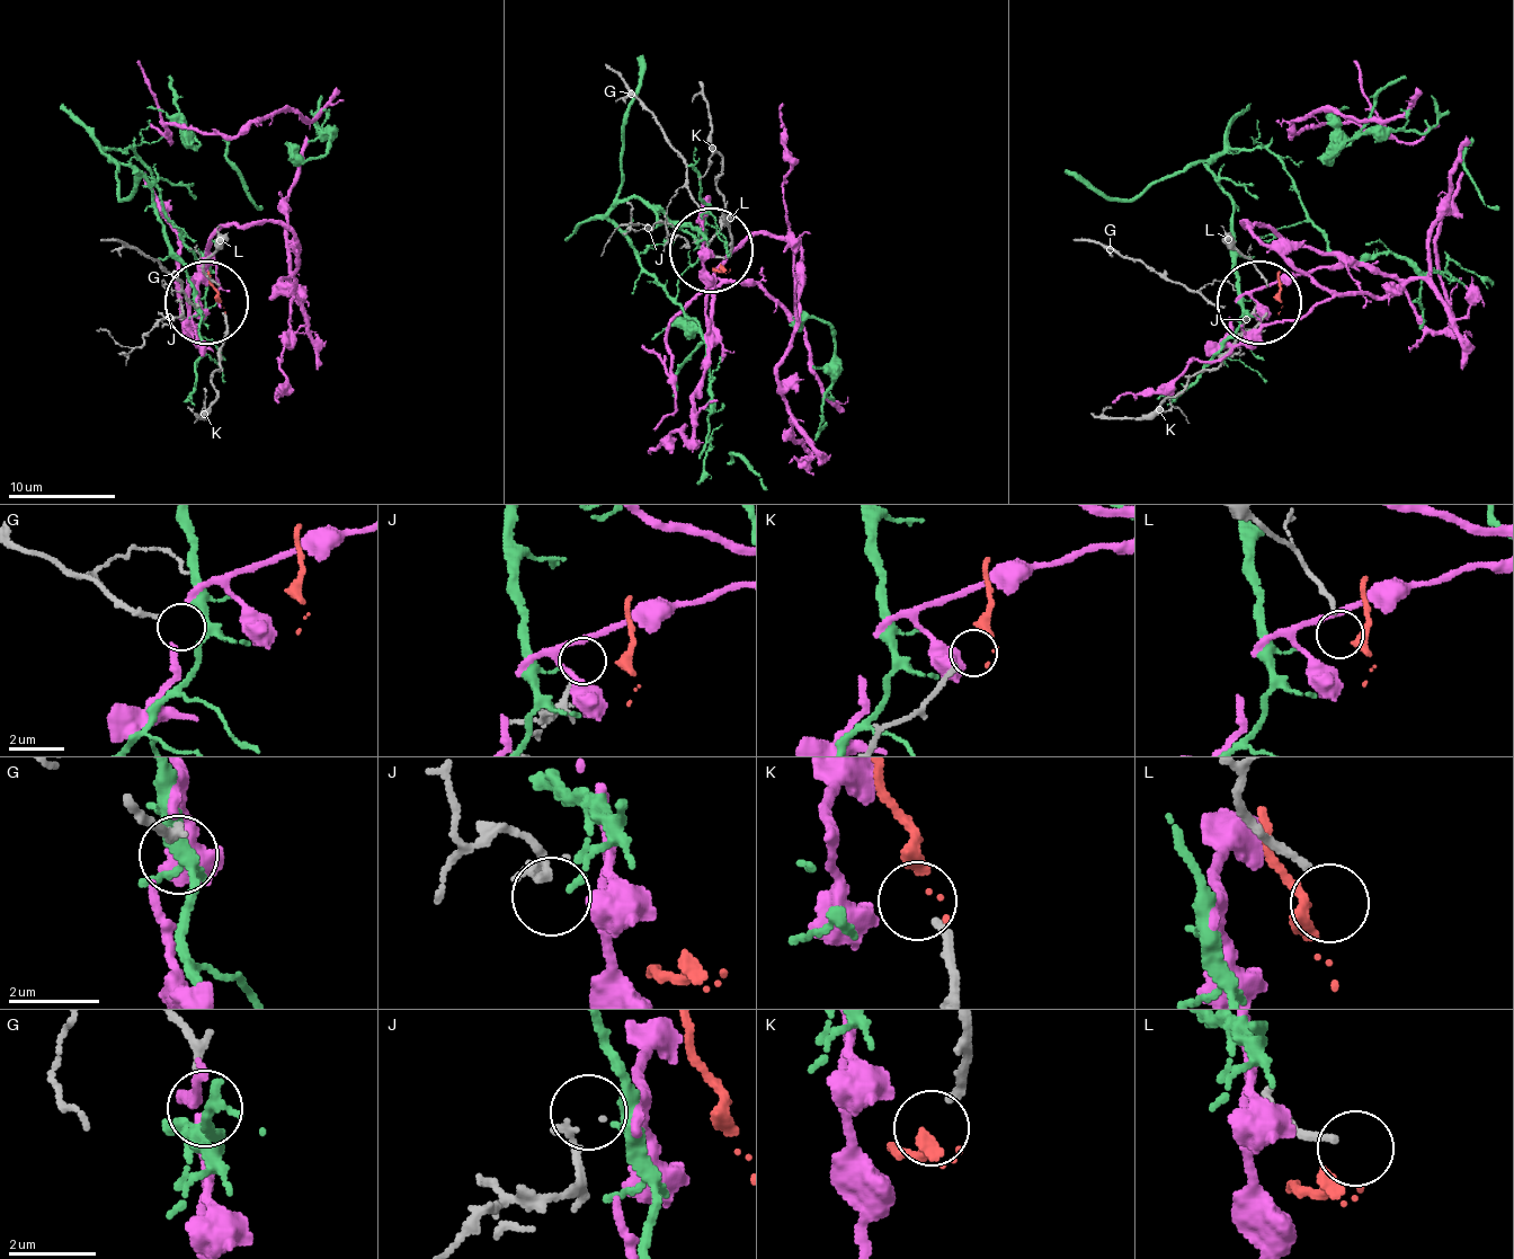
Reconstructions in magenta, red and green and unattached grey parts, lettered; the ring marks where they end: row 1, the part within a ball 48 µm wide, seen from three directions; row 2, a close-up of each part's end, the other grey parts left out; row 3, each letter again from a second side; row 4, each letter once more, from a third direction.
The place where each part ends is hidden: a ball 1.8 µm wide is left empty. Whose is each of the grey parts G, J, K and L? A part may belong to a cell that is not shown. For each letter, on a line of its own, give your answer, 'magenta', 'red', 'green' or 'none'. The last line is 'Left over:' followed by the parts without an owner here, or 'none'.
G: green
J: none
K: red
L: none
Left over: J, L

